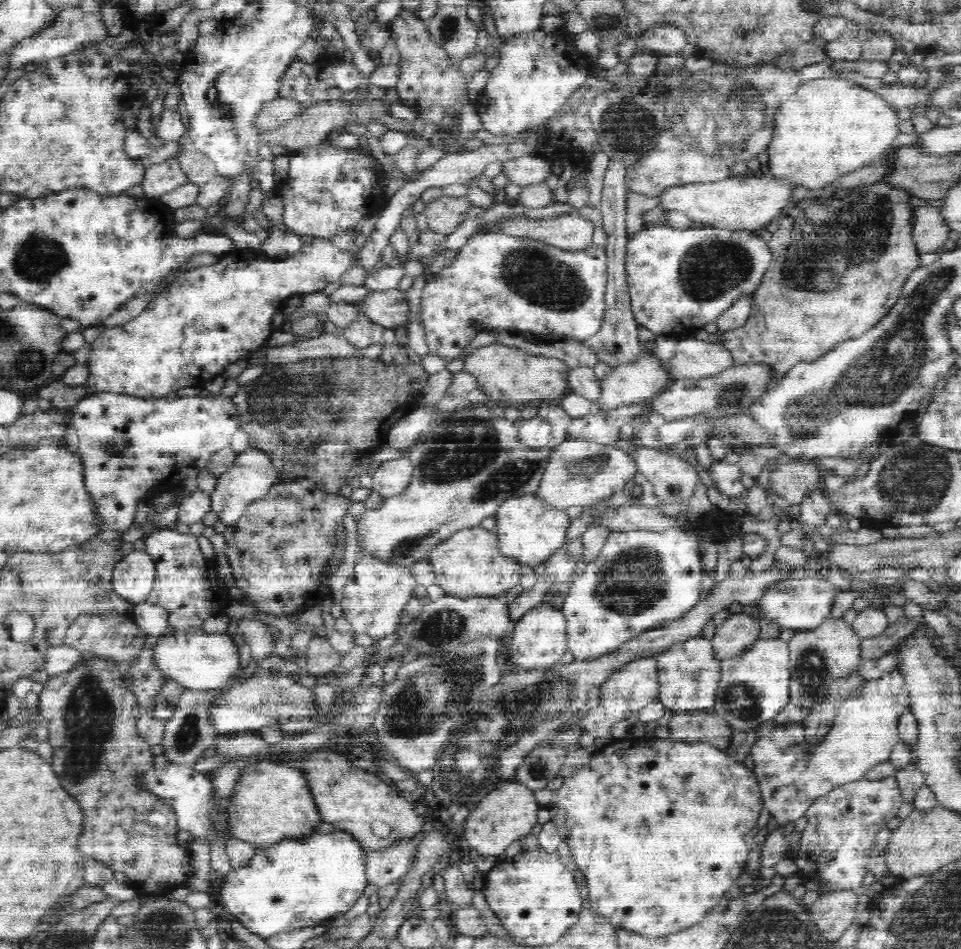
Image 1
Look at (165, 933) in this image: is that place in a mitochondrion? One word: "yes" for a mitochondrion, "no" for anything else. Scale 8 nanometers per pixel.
yes

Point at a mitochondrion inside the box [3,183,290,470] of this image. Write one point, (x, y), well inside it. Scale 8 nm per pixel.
(39, 258)

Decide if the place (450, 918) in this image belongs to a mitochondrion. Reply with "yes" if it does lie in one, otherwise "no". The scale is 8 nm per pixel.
no

